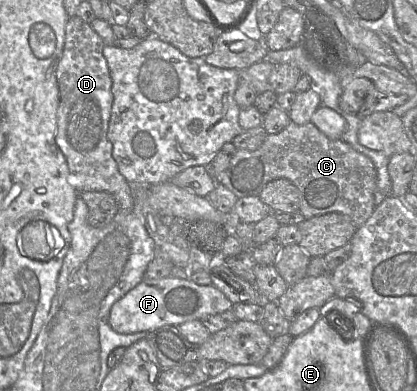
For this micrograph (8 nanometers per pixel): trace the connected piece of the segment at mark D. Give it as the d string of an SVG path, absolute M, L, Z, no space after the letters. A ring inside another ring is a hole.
M77 16L69 17L65 26L62 56L56 68L60 100L57 109L55 141L67 161L68 182L78 193L84 191L108 192L116 199L120 211L129 212L133 208L131 185L119 173L117 163L112 156L112 143L107 138L113 94L110 71L103 55L104 46L103 39L92 29L90 24Z

